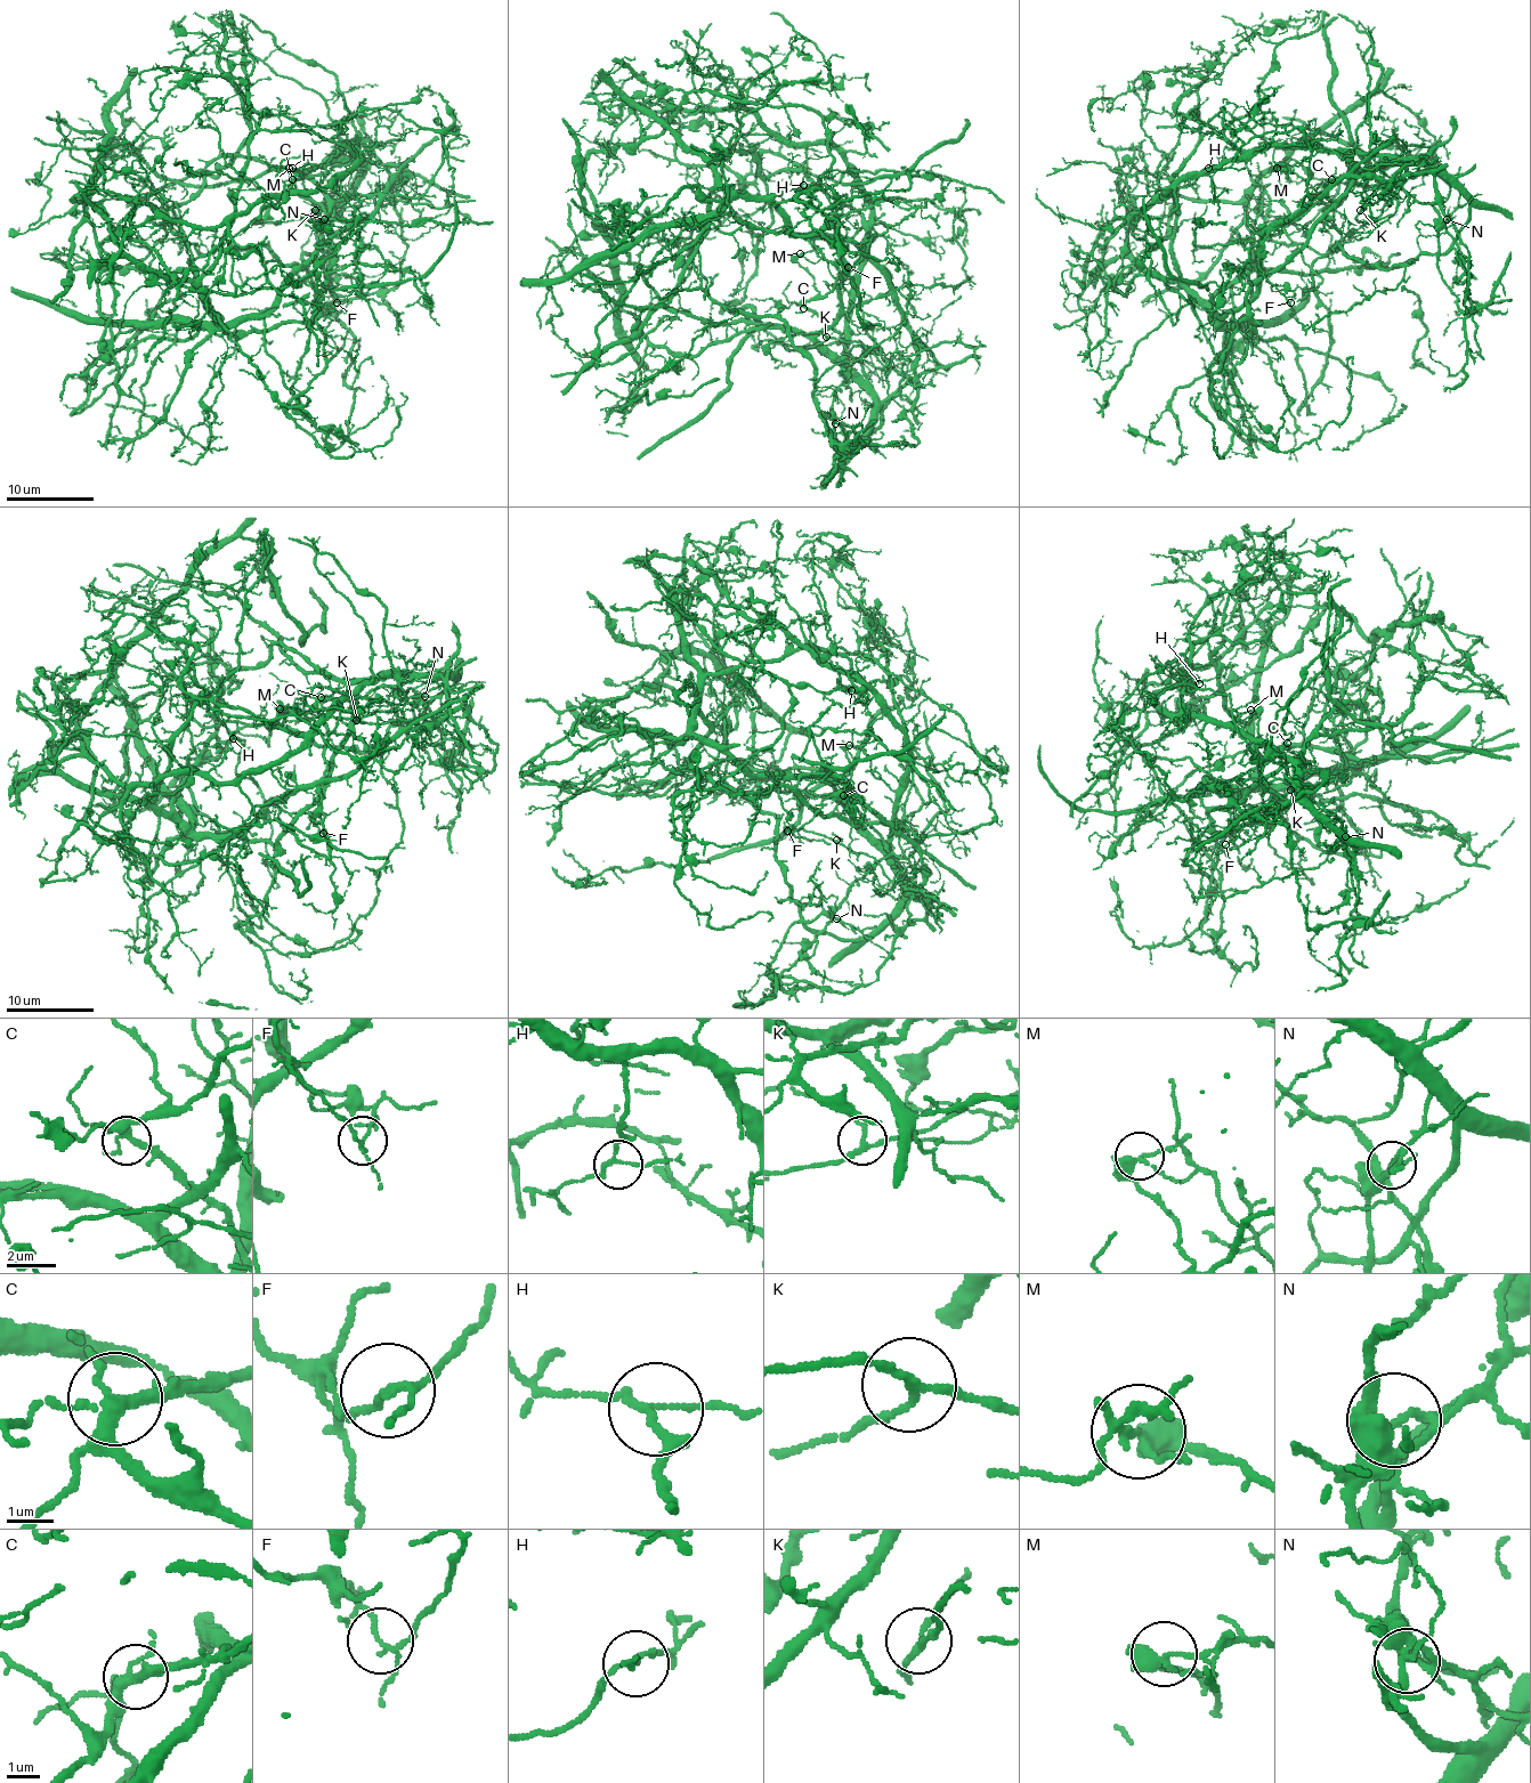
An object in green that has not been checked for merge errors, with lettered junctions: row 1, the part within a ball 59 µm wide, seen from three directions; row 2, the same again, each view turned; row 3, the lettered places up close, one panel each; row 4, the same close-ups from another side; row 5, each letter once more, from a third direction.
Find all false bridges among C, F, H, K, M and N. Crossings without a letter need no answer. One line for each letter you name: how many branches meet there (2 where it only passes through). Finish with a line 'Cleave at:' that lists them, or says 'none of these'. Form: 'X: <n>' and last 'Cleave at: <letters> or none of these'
F: 3
M: 4
N: 5
Cleave at: F, M, N

